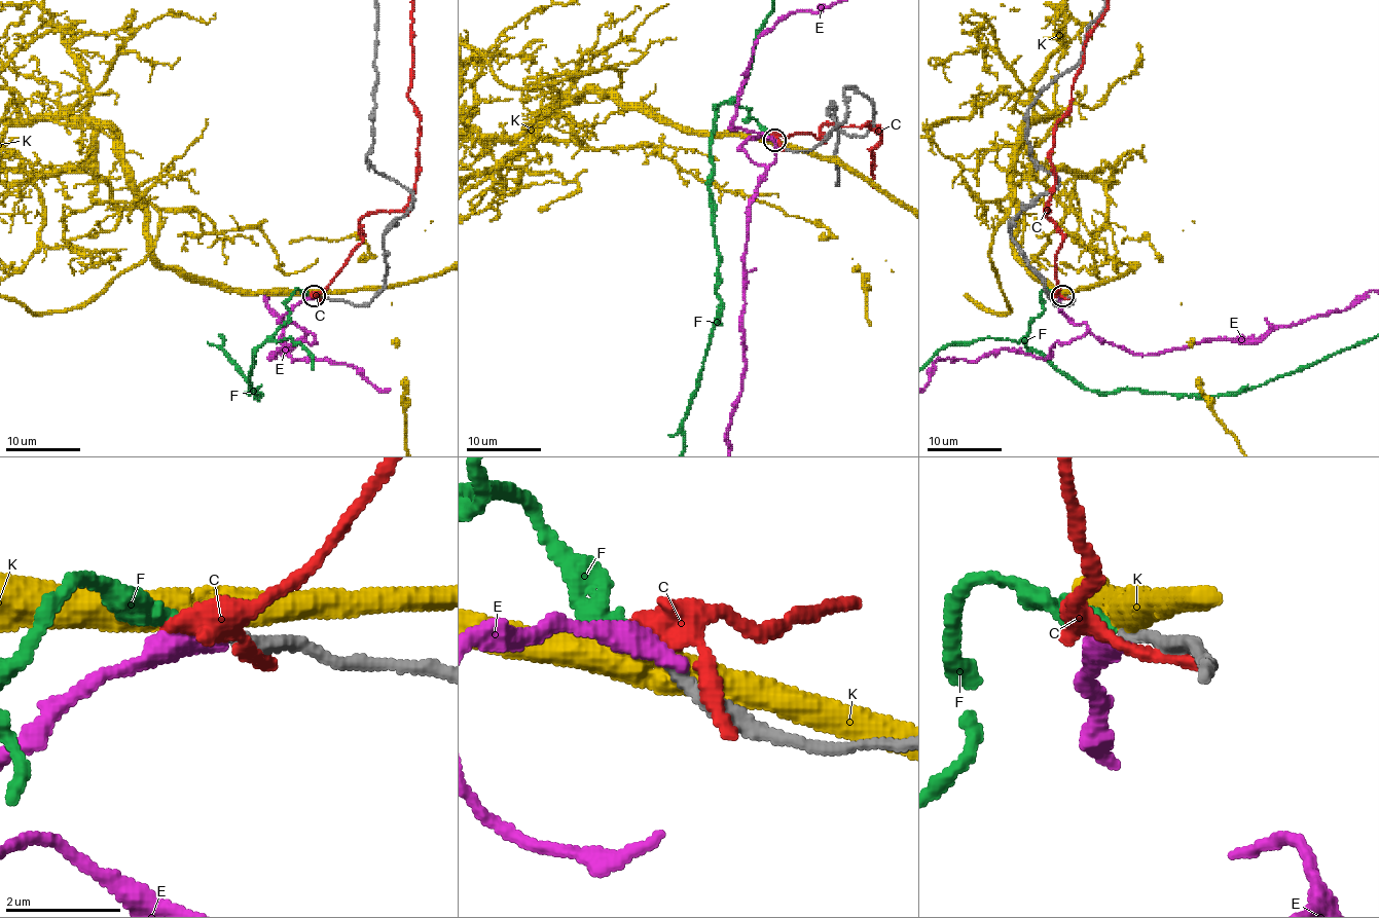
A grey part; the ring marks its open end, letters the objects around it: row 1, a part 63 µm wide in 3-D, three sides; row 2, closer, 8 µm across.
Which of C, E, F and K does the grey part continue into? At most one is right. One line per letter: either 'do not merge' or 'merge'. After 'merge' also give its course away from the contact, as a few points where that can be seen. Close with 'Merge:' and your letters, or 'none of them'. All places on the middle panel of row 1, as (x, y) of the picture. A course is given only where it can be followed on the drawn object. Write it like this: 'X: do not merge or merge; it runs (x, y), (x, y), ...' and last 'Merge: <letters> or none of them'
C: do not merge
E: do not merge
F: merge
K: do not merge
Merge: F

